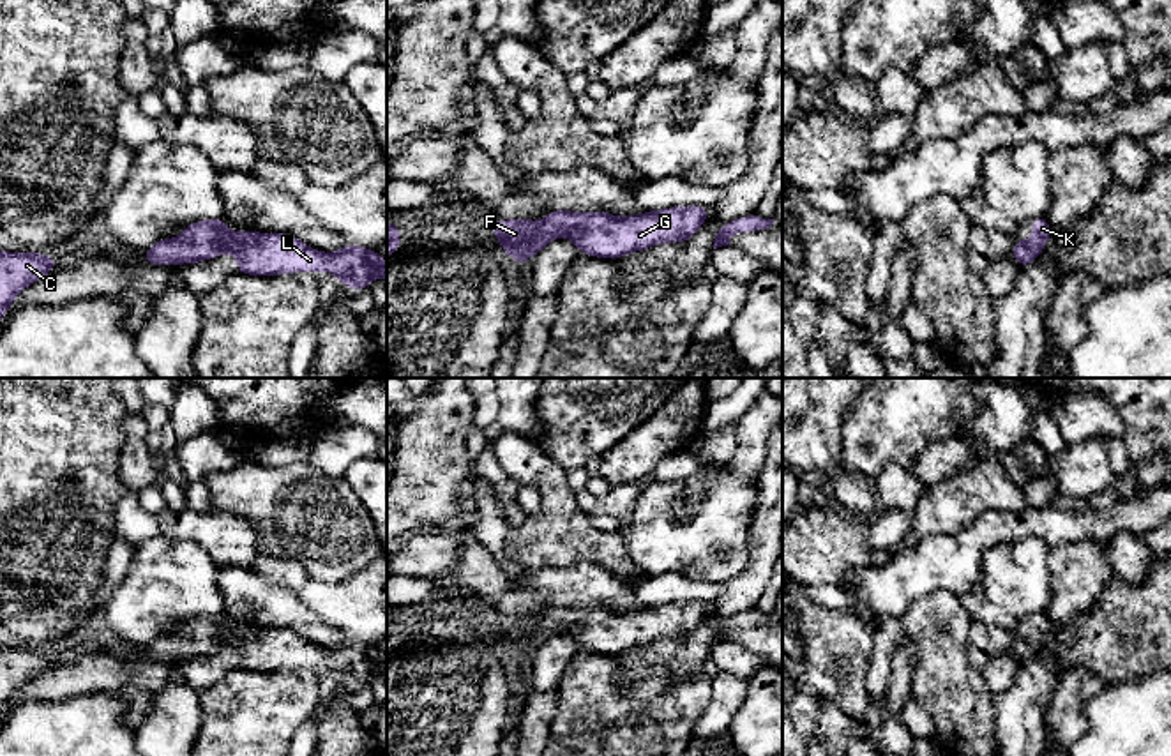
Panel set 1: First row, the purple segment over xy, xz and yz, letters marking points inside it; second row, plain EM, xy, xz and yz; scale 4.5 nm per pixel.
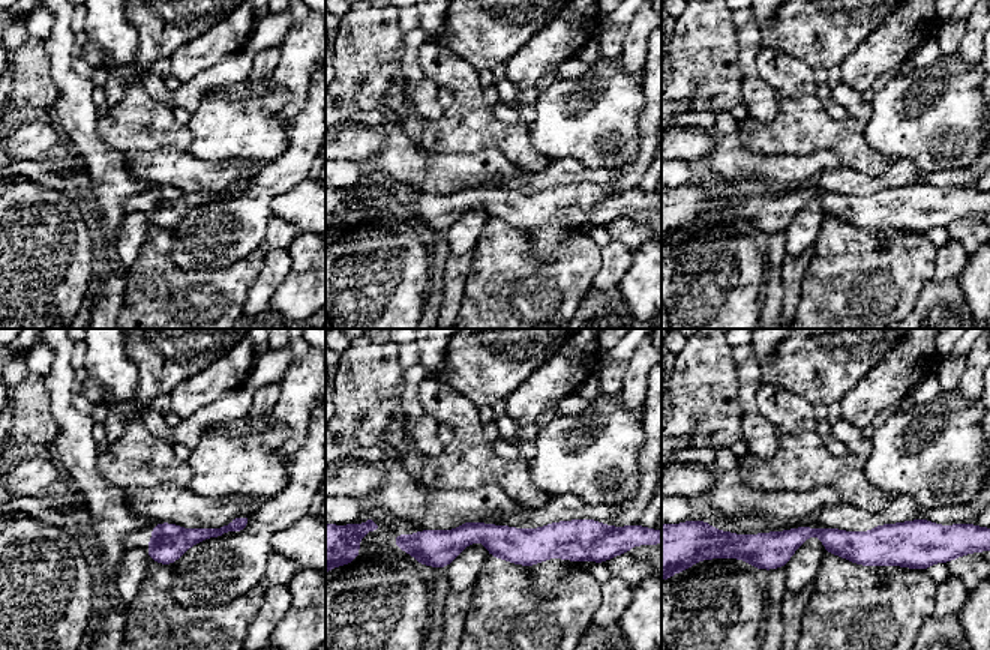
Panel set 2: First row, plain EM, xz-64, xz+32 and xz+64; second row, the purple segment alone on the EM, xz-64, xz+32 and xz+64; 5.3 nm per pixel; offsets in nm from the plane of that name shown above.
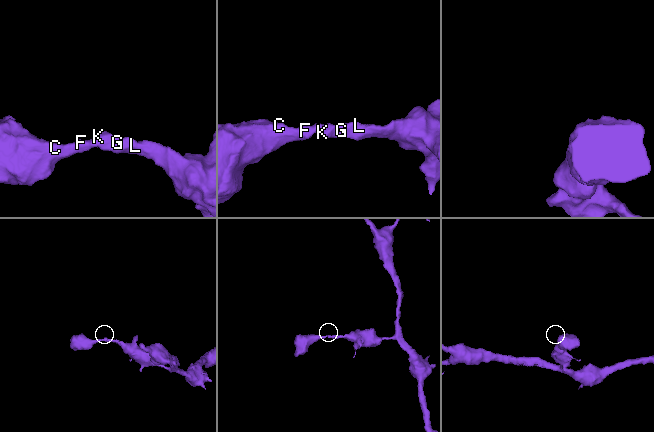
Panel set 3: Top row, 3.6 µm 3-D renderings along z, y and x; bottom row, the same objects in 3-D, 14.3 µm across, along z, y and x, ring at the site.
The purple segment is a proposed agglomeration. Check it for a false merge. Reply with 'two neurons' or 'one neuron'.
one neuron

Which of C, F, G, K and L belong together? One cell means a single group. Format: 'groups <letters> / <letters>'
groups C F G K L

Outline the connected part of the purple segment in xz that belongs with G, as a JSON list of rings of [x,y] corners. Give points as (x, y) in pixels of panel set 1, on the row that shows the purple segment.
[[[701,205],[659,208],[629,217],[549,210],[540,223],[491,221],[487,230],[502,240],[500,253],[510,254],[518,265],[525,265],[530,256],[563,235],[586,256],[616,260],[661,242],[682,244],[698,233],[708,215],[710,208]]]

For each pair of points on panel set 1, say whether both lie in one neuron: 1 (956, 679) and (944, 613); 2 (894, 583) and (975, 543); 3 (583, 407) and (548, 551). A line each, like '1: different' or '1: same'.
1: same
2: same
3: different

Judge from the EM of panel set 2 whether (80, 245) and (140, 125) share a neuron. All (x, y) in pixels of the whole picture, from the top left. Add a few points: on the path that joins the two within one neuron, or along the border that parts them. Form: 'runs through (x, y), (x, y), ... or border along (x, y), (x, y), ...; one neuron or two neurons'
border along (92, 222), (96, 236); two neurons

